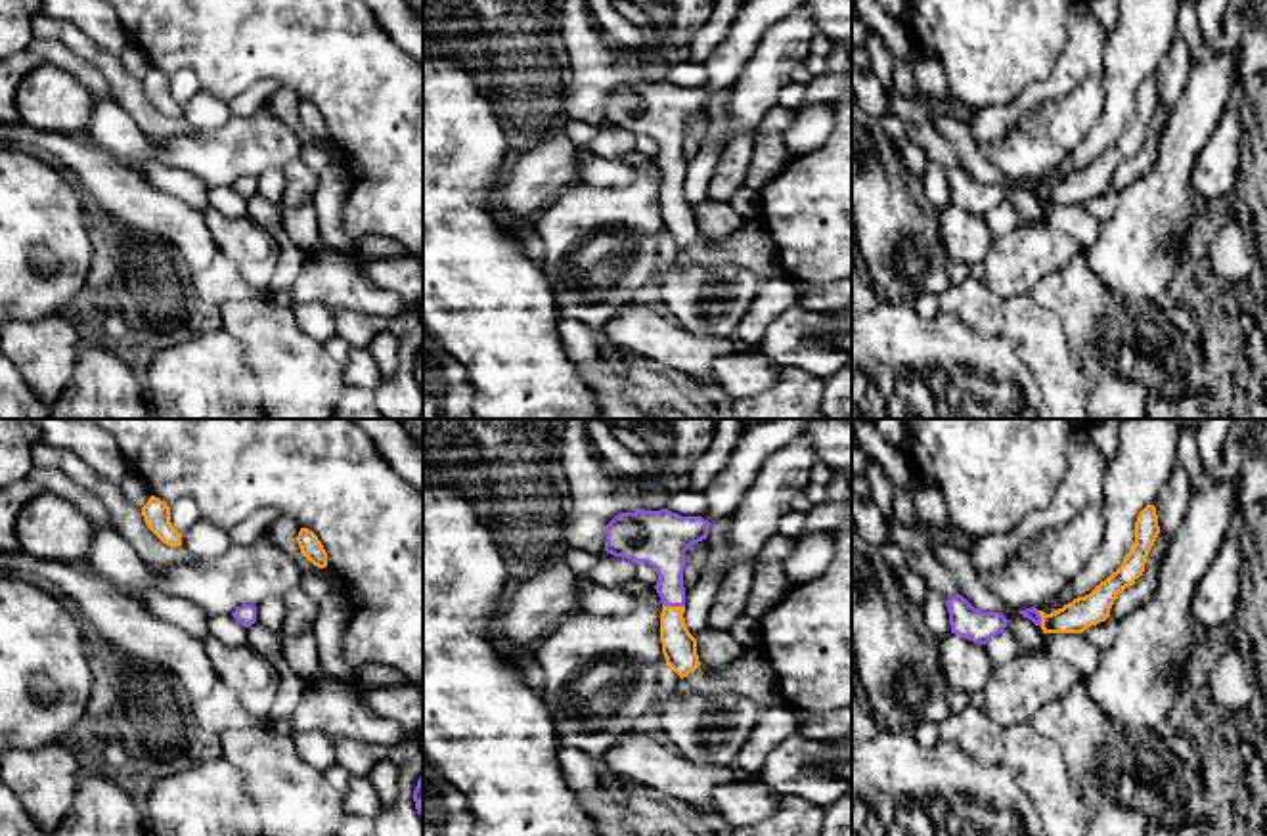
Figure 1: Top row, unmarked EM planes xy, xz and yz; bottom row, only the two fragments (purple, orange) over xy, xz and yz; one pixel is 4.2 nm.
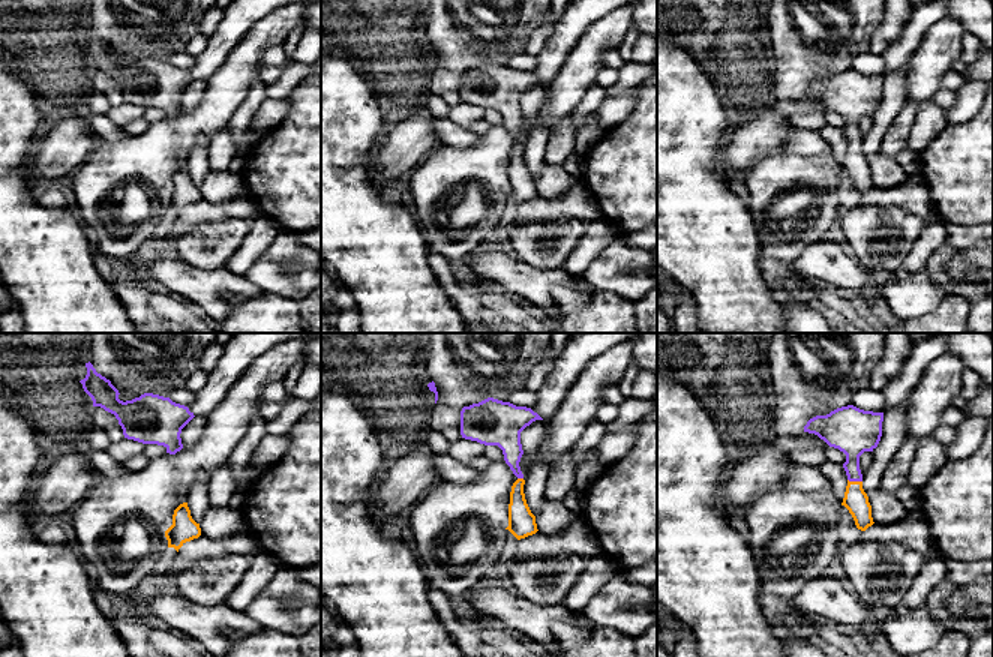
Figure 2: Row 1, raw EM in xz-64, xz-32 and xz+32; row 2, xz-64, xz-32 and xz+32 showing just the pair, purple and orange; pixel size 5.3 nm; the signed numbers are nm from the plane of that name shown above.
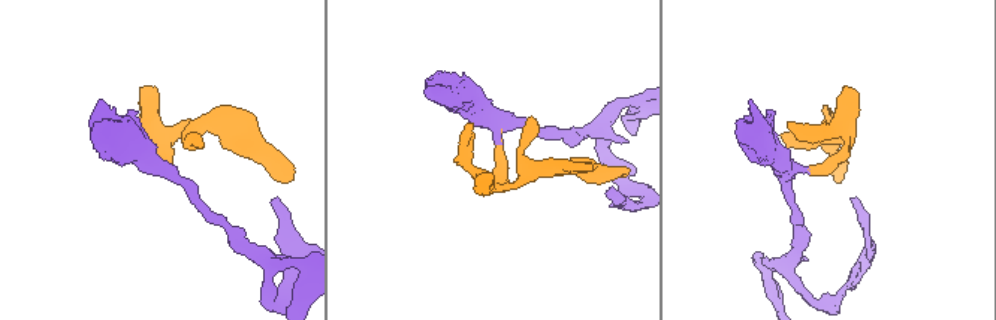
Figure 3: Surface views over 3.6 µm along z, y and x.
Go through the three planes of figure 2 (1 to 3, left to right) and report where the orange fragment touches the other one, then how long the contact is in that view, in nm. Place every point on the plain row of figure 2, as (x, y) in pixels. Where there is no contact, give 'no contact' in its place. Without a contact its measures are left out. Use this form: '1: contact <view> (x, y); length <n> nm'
1: no contact
2: contact xz-32 (521, 141); length 30 nm
3: contact xz+32 (855, 144); length 80 nm

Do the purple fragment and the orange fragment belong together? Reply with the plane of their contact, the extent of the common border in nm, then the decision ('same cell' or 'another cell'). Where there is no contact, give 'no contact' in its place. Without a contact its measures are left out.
contact in xz; length 100 nm; same cell

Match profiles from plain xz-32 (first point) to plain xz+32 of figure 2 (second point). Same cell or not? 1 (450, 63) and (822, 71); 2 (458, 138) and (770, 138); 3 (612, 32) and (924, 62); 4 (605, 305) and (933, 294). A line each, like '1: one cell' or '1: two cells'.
1: one cell
2: two cells
3: one cell
4: two cells

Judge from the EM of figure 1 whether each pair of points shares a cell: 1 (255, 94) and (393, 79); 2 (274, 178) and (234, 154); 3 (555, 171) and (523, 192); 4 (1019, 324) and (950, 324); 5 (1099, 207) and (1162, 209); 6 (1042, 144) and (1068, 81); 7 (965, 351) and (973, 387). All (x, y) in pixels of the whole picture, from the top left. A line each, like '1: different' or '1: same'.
1: different
2: different
3: same
4: different
5: different
6: different
7: same

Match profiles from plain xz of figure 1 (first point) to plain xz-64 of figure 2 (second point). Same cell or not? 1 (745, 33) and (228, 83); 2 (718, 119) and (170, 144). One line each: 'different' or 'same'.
1: different
2: different

